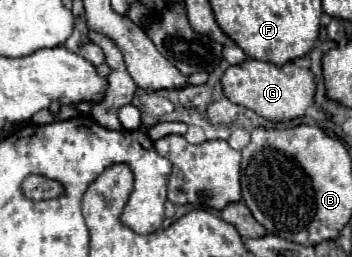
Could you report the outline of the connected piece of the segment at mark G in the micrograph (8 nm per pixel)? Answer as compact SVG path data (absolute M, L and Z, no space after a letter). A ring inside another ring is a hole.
M246 60L242 66L230 66L222 76L222 88L230 102L254 110L258 116L270 122L286 122L302 118L310 106L314 106L316 80L314 74L304 68L288 62L284 66L274 66L260 60Z

